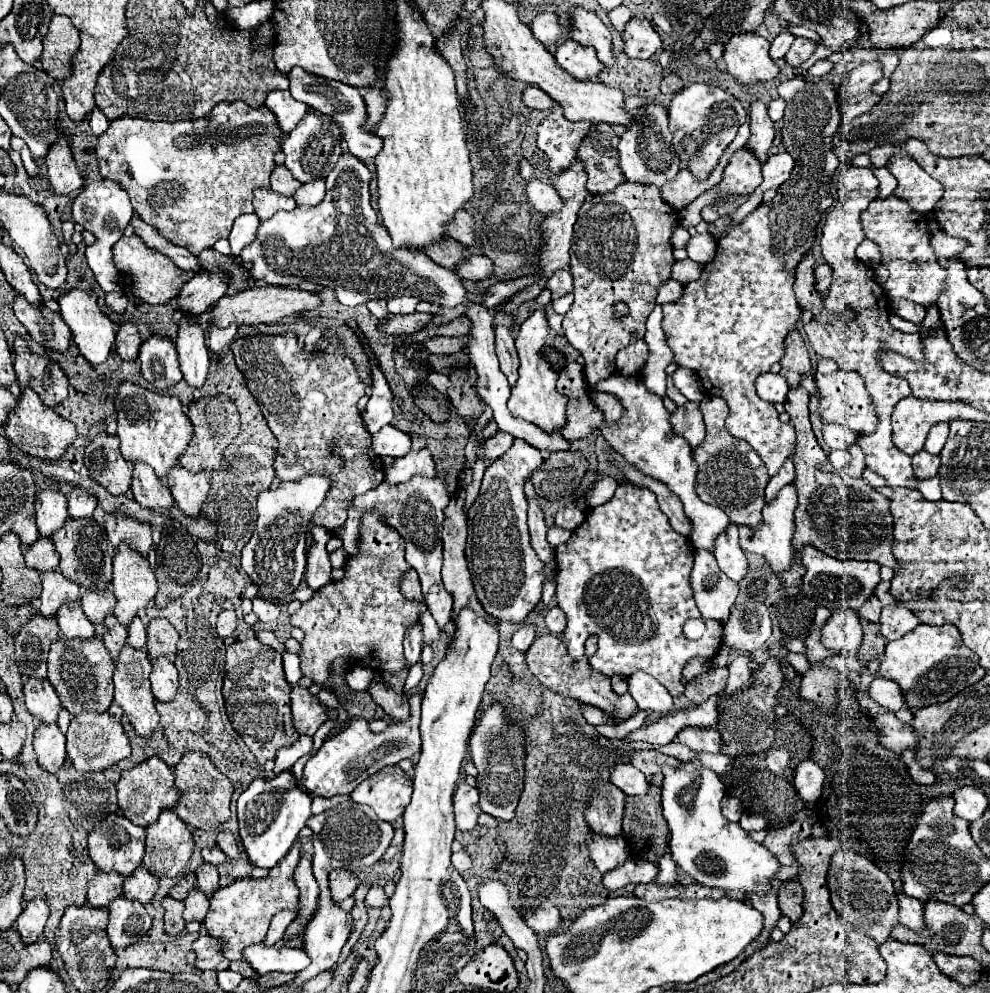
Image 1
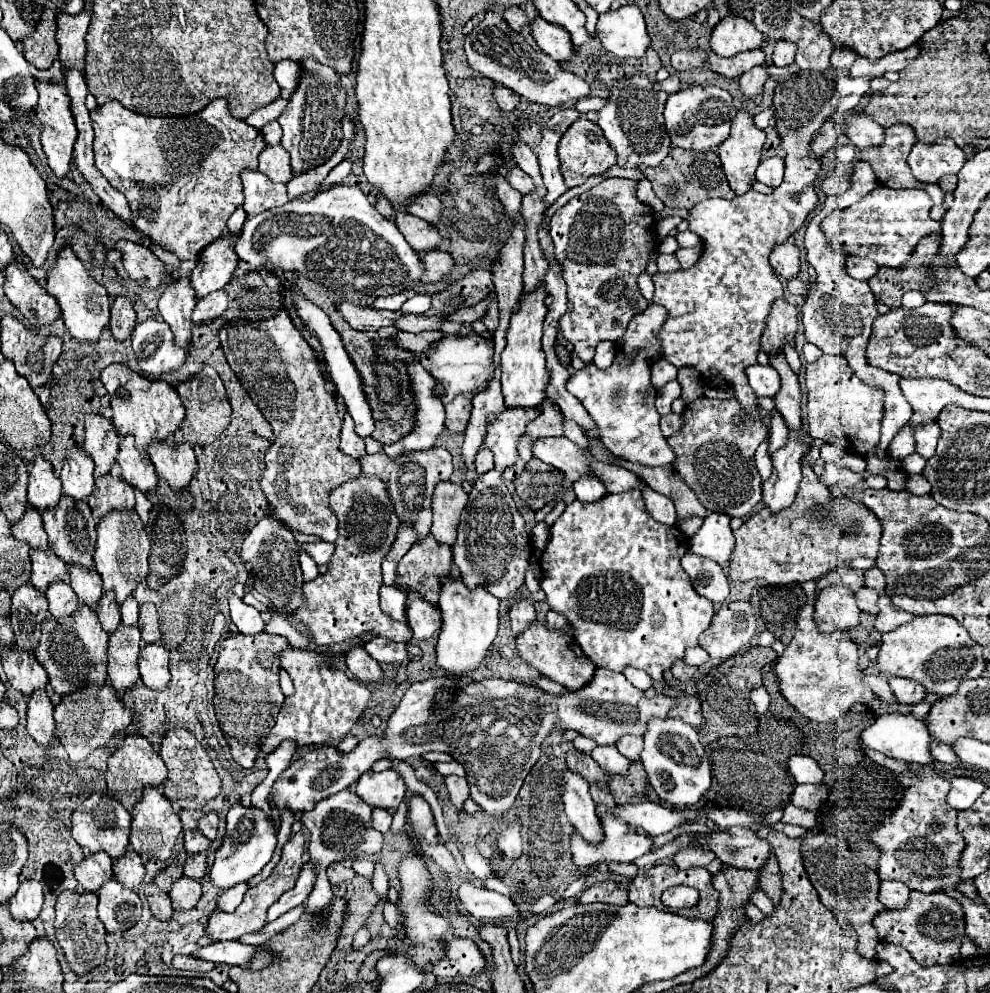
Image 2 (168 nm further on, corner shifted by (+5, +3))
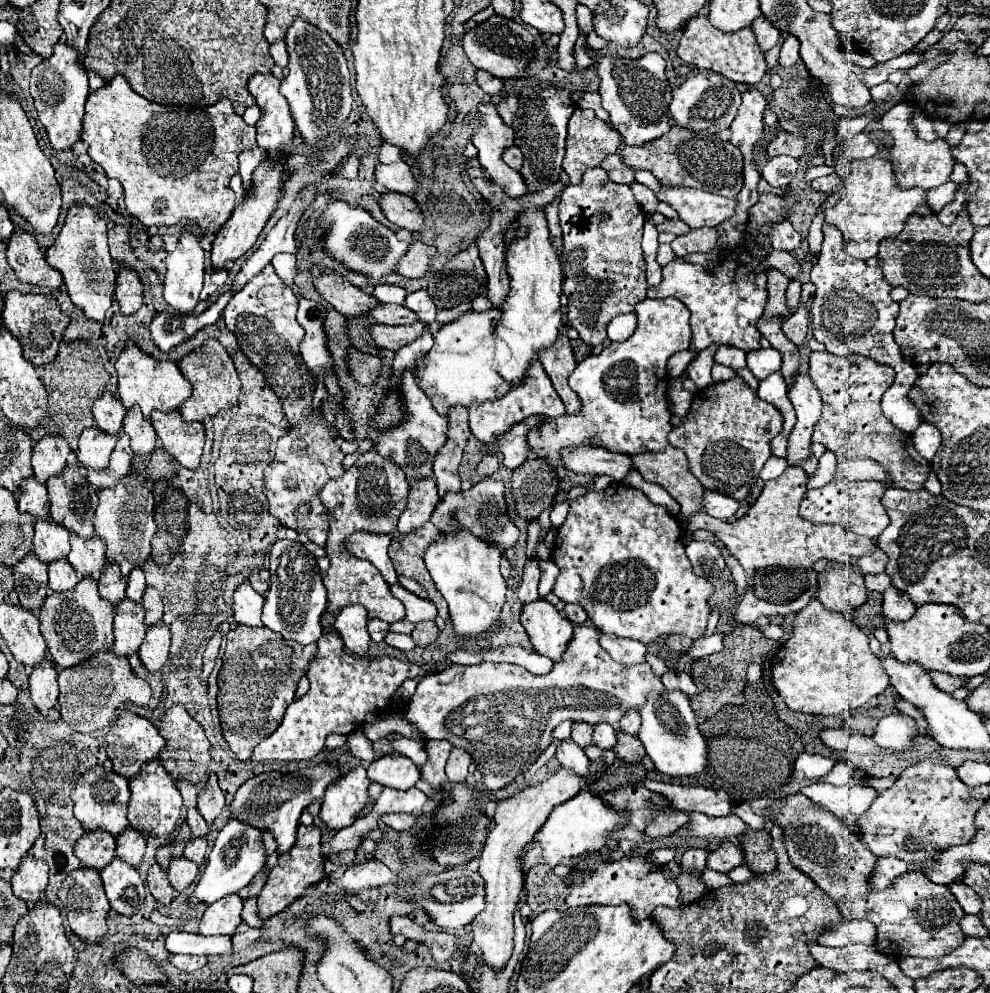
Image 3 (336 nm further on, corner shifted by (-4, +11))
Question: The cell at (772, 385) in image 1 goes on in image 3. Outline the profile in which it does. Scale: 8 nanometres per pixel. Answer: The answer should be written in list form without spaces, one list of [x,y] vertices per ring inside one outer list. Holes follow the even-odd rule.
[[[773,347],[749,351],[749,353],[747,353],[747,367],[749,367],[749,371],[761,381],[761,379],[765,379],[769,373],[781,369],[781,355],[779,355],[779,351],[773,349]]]

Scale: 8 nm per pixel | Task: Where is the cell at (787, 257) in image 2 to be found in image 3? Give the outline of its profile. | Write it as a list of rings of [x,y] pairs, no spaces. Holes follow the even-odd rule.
[[[783,219],[779,223],[773,223],[769,227],[767,237],[771,241],[771,247],[783,249],[783,251],[793,251],[793,249],[797,249],[801,245],[799,233],[793,229],[793,225],[787,219]]]

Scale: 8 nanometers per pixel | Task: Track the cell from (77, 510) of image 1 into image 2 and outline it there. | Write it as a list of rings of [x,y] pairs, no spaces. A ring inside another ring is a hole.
[[[70,453],[64,461],[64,467],[60,471],[60,481],[64,495],[82,501],[86,499],[94,489],[94,469],[92,461],[88,459],[70,459]]]

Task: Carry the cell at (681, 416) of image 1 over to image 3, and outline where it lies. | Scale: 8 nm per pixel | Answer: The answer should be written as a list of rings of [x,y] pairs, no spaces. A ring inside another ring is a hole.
[[[713,343],[711,347],[703,349],[687,367],[687,375],[689,379],[693,379],[693,383],[697,387],[709,387],[711,381],[711,365],[713,365],[713,355],[719,348],[720,344]]]

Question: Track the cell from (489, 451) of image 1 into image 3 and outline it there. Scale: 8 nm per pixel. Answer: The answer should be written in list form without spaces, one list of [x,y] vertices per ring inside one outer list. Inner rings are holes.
[[[485,455],[481,463],[477,465],[477,475],[481,477],[491,477],[499,469],[499,457],[497,455]]]

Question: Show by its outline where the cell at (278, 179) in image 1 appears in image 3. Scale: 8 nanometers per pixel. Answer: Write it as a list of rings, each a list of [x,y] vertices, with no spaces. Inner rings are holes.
[[[255,73],[247,83],[247,89],[255,97],[263,115],[255,127],[257,145],[271,153],[283,151],[295,133],[293,117],[289,113],[287,99],[279,93],[279,85],[281,79],[273,73]]]

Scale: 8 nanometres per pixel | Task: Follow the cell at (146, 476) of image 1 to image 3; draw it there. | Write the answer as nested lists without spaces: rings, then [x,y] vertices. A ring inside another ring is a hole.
[[[133,405],[127,411],[127,415],[123,419],[123,431],[131,437],[131,449],[135,455],[153,453],[155,443],[157,443],[157,433],[155,433],[151,421],[143,417],[141,409],[137,409],[137,405]]]

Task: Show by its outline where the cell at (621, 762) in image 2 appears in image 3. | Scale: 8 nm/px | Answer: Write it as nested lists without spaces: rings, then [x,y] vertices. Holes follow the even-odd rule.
[[[597,723],[593,725],[593,741],[599,749],[613,749],[613,745],[617,743],[615,737],[615,729],[607,723]]]

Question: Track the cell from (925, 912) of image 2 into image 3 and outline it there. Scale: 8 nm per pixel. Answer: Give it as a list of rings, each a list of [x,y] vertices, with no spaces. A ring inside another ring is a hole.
[[[907,871],[893,881],[891,887],[877,891],[871,889],[863,899],[843,899],[837,903],[843,921],[853,919],[868,920],[876,927],[874,945],[865,945],[881,951],[887,957],[943,957],[945,953],[957,949],[957,943],[963,941],[959,927],[961,917],[965,915],[953,893],[947,885],[931,883],[921,871]]]

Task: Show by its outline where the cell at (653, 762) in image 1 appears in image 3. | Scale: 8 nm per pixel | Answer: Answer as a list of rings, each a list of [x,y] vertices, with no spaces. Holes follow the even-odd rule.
[[[629,709],[629,713],[623,713],[621,717],[621,731],[629,733],[629,735],[637,735],[637,729],[641,725],[641,717],[635,709]]]

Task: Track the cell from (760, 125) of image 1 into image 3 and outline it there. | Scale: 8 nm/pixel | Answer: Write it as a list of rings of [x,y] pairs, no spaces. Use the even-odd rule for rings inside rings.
[[[765,15],[757,17],[751,27],[753,27],[755,37],[757,37],[757,41],[759,41],[759,45],[761,45],[763,51],[769,51],[771,47],[777,45],[777,41],[779,41],[779,29],[769,19],[765,19]]]

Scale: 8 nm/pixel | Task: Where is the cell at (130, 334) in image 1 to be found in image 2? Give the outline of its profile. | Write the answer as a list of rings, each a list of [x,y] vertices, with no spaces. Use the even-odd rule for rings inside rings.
[[[116,297],[110,309],[110,331],[116,341],[126,341],[136,327],[136,311],[126,297]]]

